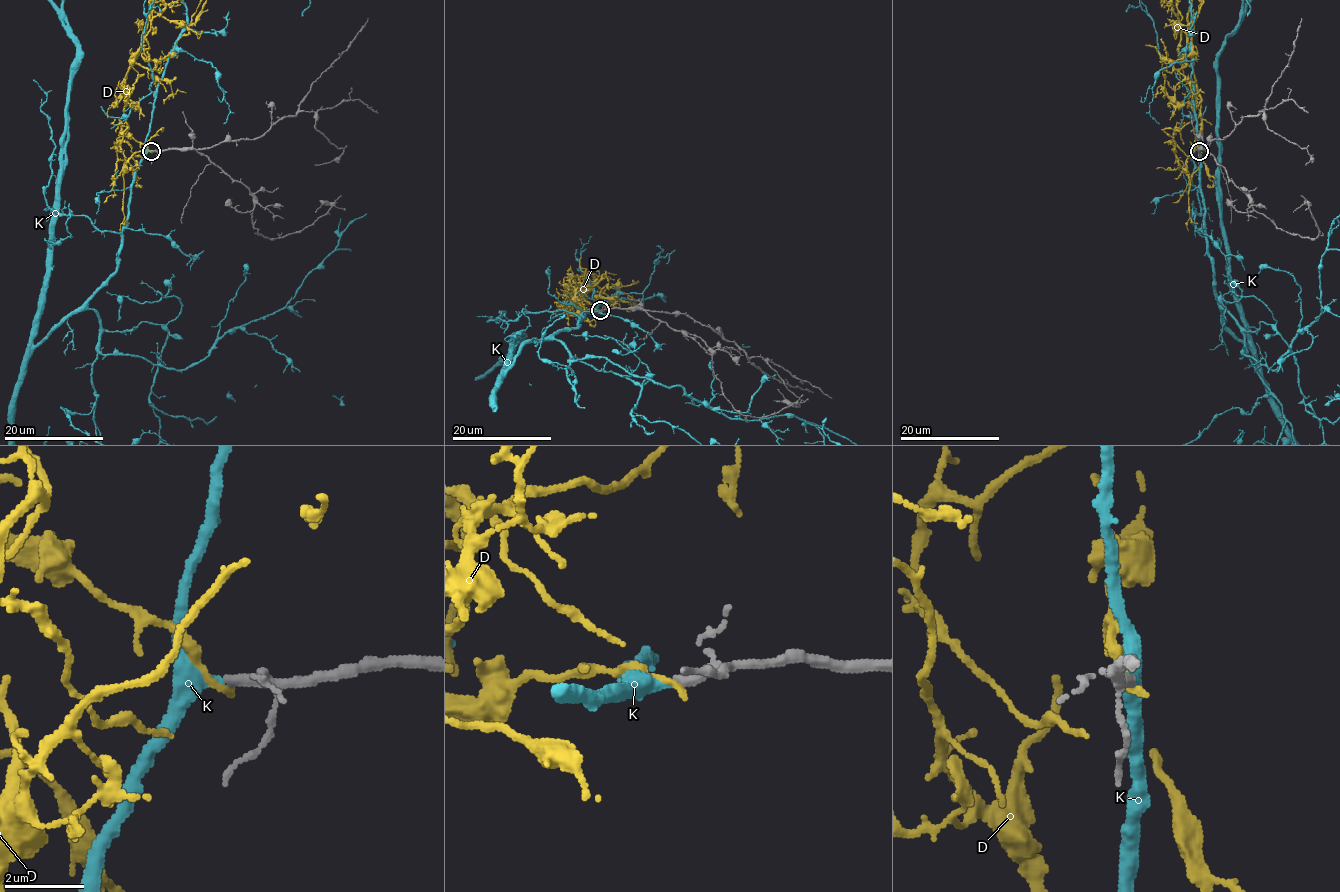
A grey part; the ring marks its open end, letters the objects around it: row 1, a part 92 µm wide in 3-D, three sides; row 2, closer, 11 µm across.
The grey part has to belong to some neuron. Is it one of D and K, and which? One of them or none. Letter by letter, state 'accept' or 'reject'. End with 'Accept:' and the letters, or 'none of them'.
D: reject
K: accept
Accept: K

